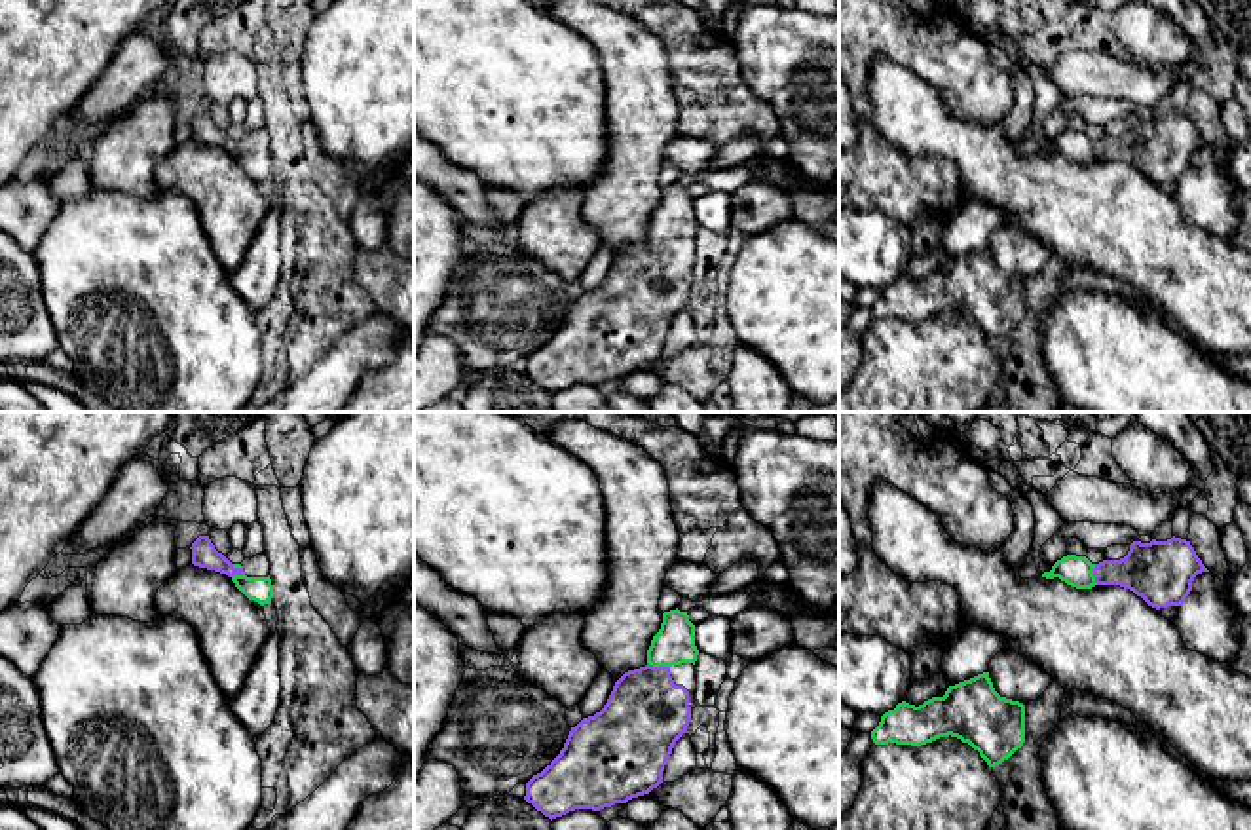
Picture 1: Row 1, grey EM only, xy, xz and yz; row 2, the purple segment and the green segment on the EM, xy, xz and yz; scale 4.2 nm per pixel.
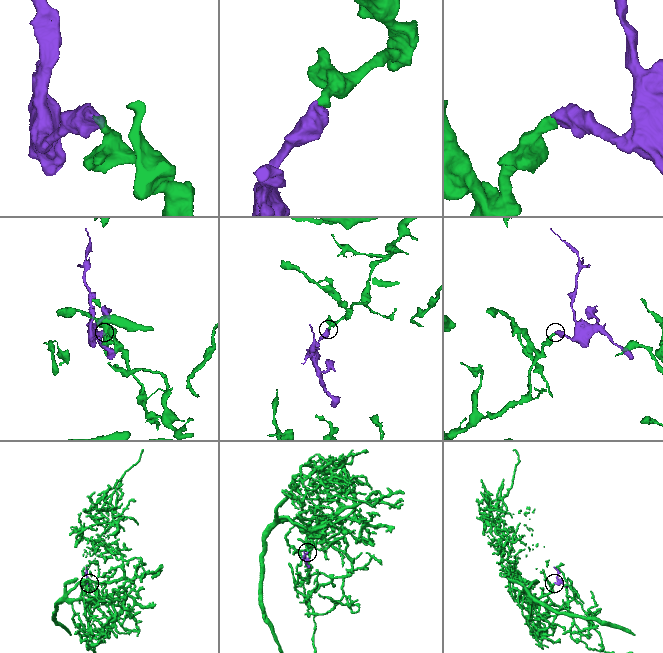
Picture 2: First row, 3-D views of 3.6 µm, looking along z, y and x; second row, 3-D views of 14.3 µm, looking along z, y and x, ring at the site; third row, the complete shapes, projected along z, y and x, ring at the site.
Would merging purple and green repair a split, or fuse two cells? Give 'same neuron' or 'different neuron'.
same neuron

